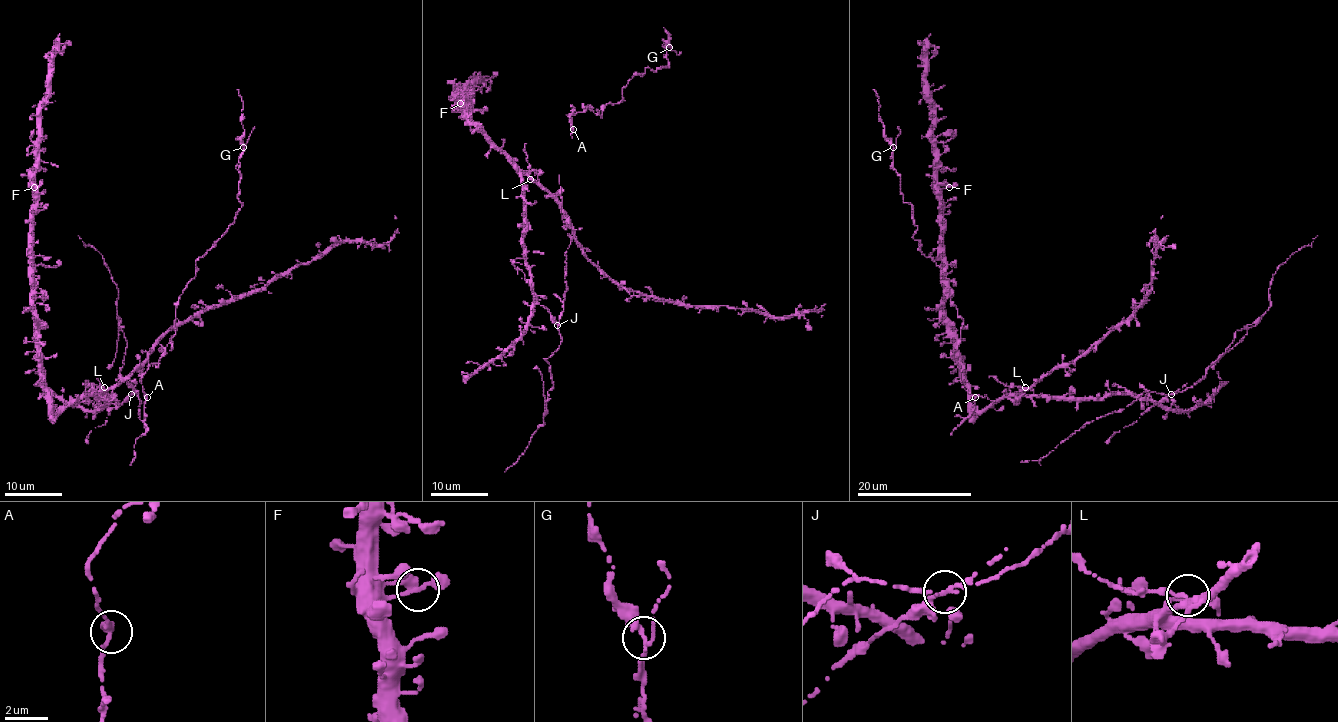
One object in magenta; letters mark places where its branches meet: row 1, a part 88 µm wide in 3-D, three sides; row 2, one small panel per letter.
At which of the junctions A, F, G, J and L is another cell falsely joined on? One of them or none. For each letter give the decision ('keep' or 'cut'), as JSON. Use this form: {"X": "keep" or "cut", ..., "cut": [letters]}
{"A": "keep", "F": "keep", "G": "keep", "J": "cut", "L": "keep", "cut": ["J"]}

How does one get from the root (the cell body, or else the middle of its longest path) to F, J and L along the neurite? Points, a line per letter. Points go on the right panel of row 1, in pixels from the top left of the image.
F: (1016, 399), (1016, 395), (1003, 395), (980, 410), (970, 402), (956, 330), (943, 309), (939, 191), (949, 187)
J: (1016, 399), (1016, 395), (1061, 397), (1135, 395), (1151, 407), (1171, 395)
L: (1016, 399), (1016, 395), (1025, 387)

